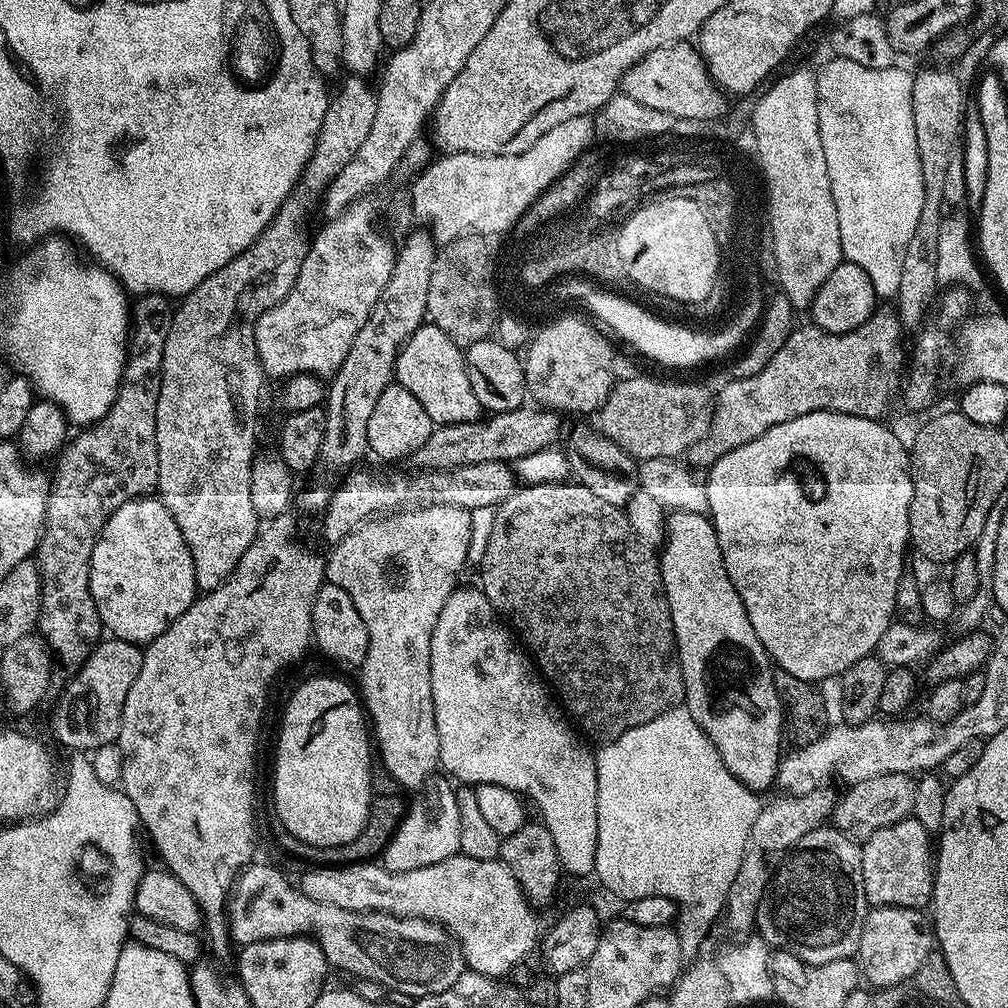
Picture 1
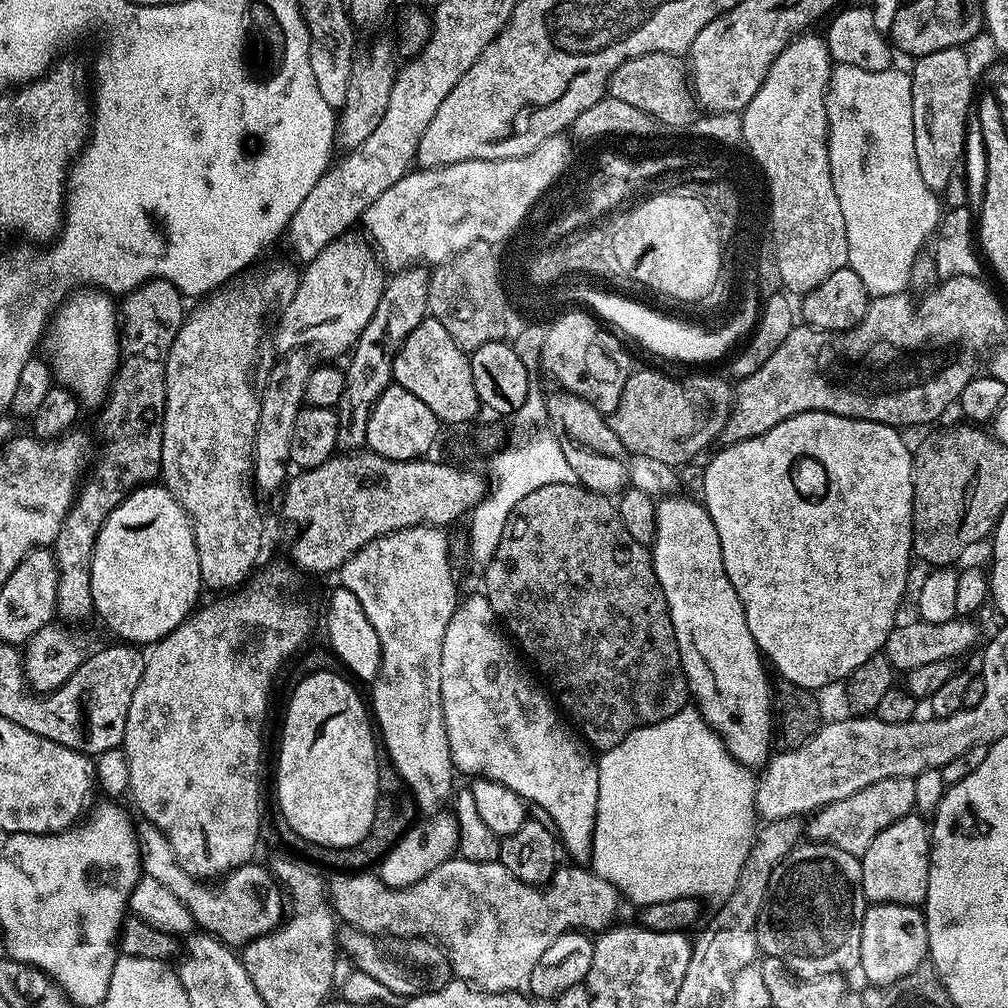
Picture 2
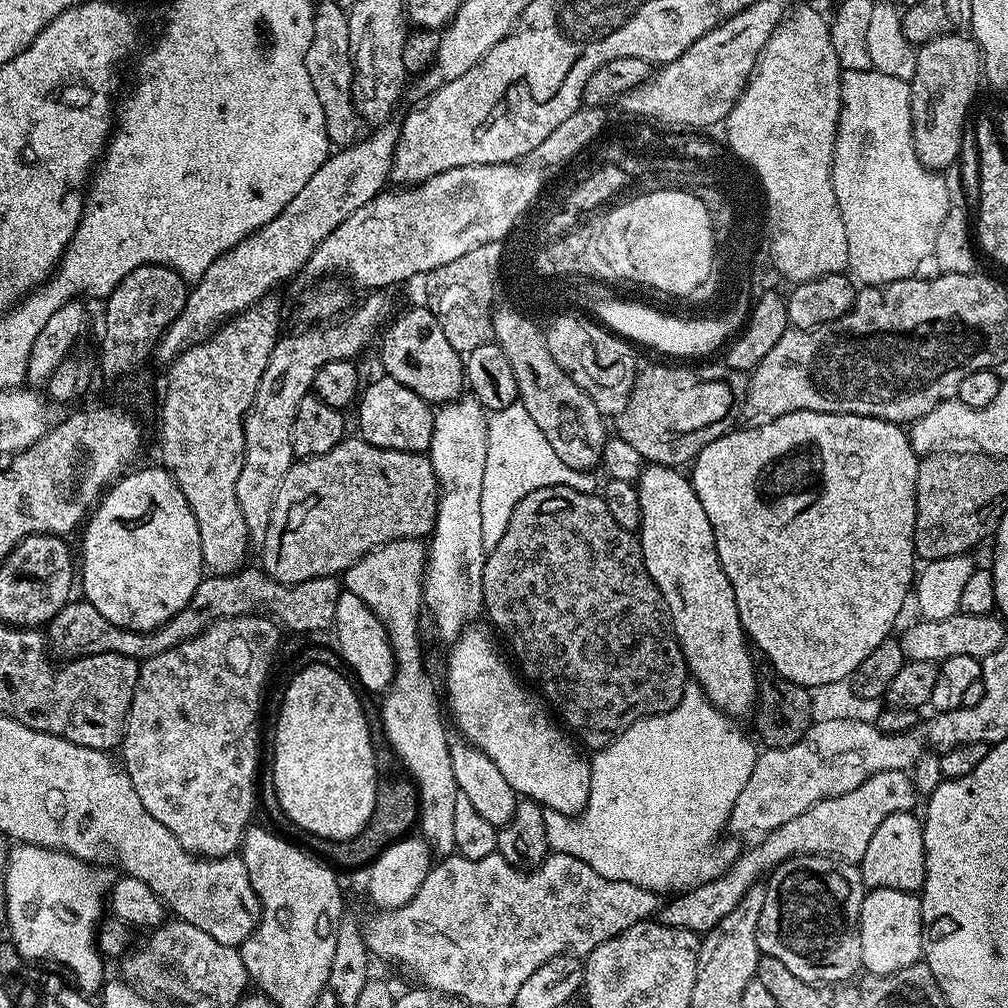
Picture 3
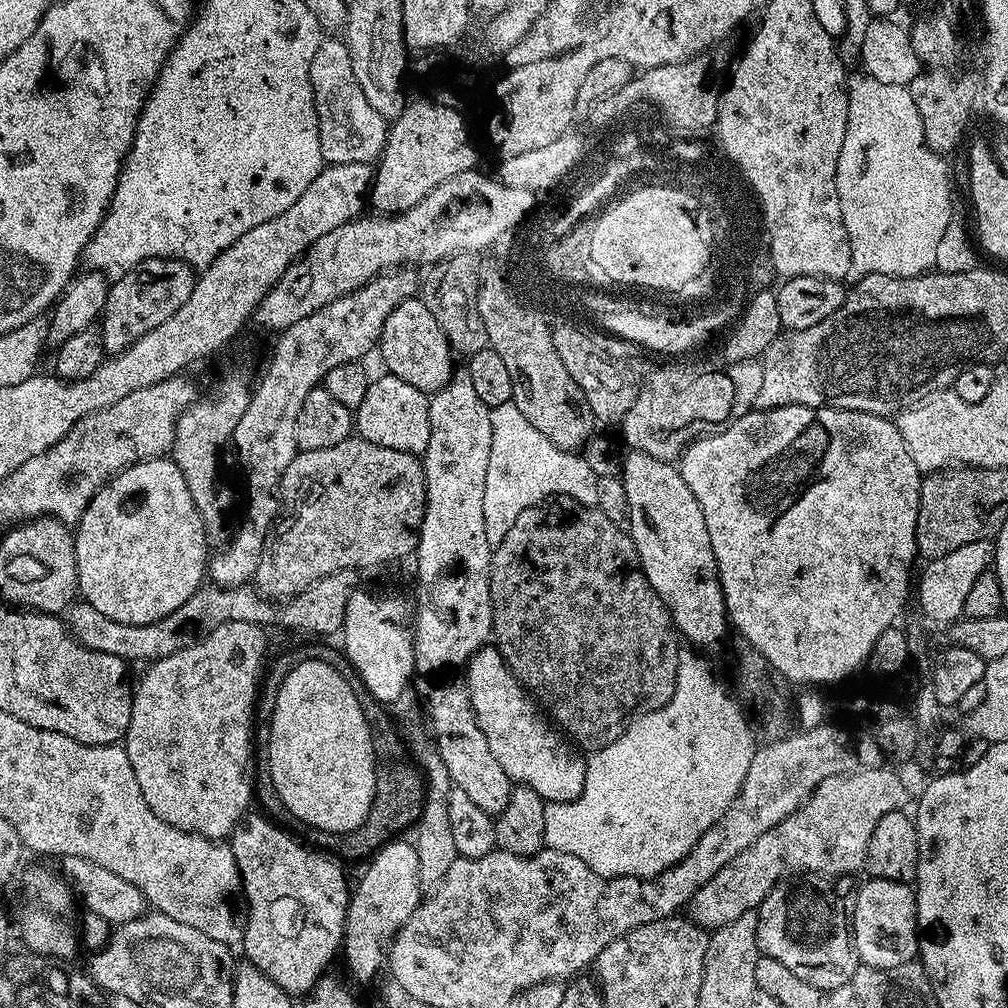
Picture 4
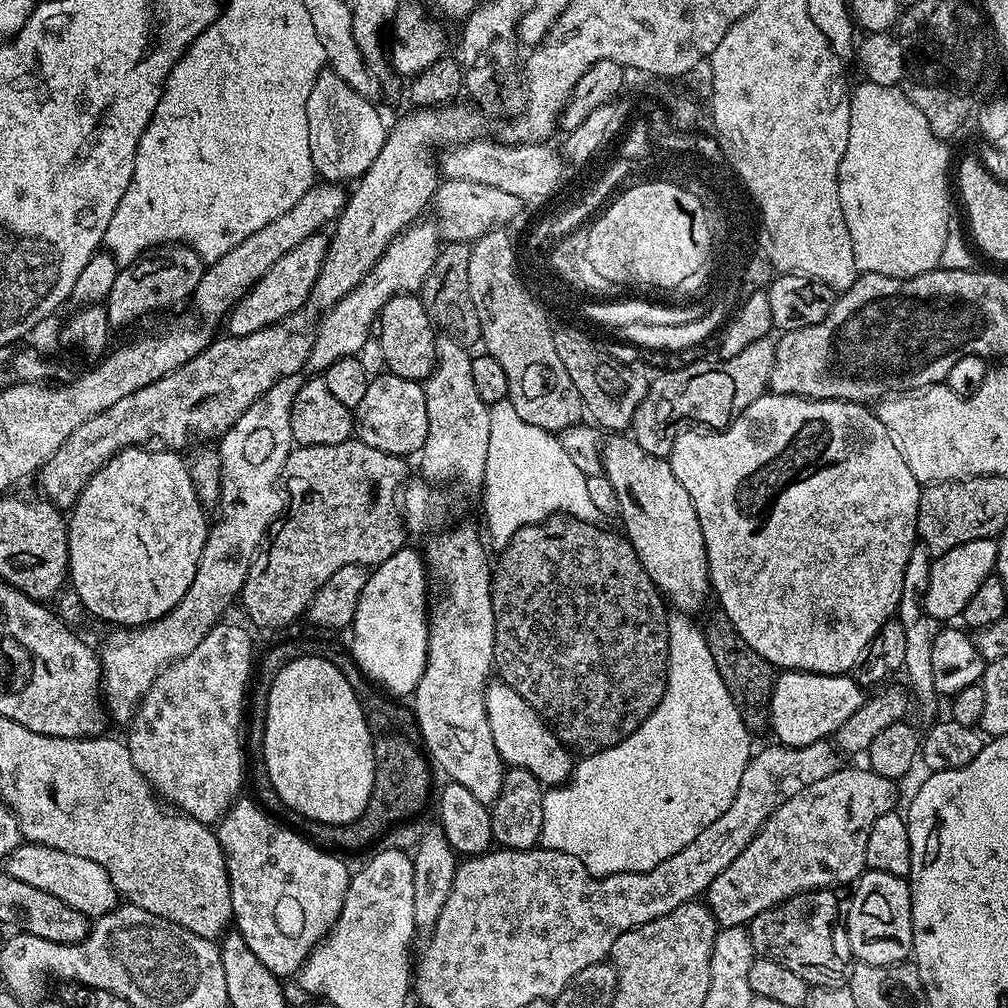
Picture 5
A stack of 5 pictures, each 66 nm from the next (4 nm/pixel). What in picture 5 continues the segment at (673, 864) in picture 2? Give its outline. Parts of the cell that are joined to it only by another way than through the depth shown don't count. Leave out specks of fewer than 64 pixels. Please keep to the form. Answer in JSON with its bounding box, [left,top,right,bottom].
[539,610,754,876]

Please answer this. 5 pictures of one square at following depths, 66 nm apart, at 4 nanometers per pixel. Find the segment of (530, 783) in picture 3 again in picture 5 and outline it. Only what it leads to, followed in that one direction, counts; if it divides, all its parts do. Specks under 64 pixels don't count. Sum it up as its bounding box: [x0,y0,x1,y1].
[484,682,573,786]

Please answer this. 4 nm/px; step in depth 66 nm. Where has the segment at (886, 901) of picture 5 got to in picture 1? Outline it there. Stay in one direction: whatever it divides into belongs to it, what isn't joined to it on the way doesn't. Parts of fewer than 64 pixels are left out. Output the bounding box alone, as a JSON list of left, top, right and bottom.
[858,907,934,989]

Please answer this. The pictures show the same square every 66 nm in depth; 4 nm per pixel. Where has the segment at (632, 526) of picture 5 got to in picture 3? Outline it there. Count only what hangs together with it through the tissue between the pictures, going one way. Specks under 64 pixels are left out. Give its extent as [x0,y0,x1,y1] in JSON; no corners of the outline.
[635,464,758,718]

